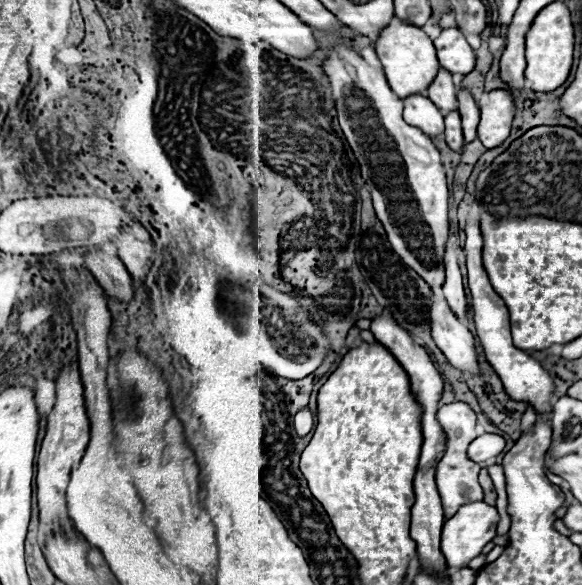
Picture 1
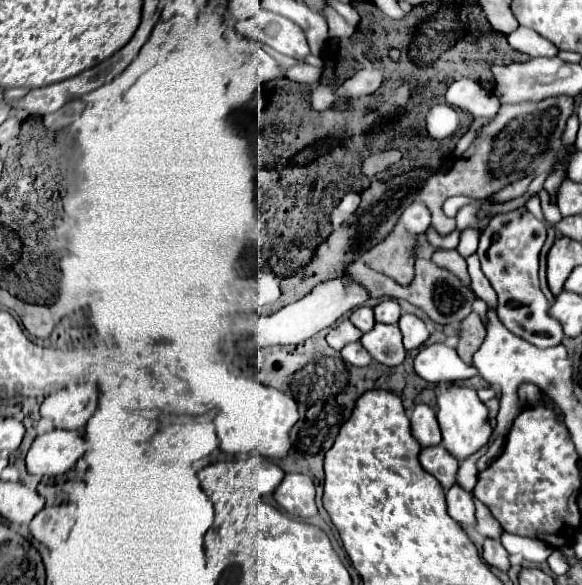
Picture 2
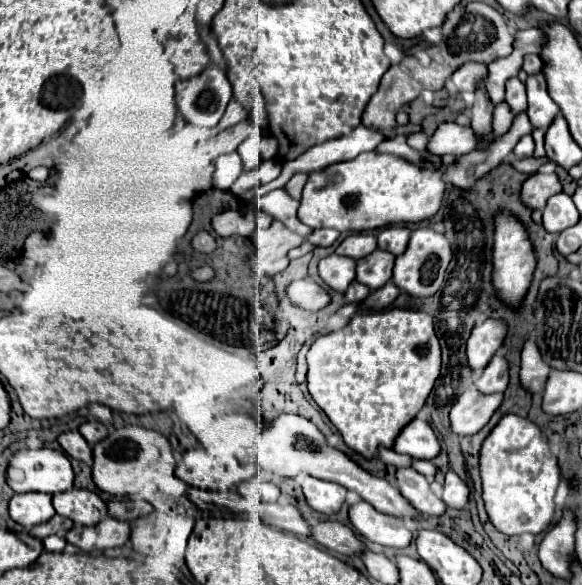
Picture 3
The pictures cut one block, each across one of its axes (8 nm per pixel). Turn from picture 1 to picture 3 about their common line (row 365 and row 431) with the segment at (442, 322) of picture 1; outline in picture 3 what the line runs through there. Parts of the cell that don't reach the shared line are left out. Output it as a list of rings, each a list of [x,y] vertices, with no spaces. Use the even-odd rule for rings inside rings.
[[[474,388],[458,395],[451,407],[450,428],[456,436],[470,436],[488,424],[502,402],[502,394],[480,394]]]

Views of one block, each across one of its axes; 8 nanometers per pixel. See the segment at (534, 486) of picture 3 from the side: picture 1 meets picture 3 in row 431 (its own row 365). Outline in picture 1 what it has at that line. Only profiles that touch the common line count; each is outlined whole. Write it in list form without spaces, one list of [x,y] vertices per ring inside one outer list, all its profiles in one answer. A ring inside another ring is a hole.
[[[478,224],[466,226],[466,250],[468,250],[466,256],[468,256],[470,306],[472,306],[476,332],[478,332],[478,338],[482,342],[486,360],[502,376],[502,384],[506,384],[506,392],[510,392],[510,396],[514,396],[516,400],[526,400],[528,404],[534,404],[534,408],[540,414],[550,412],[550,400],[552,400],[554,384],[552,384],[548,372],[532,356],[528,356],[524,350],[520,350],[512,344],[508,308],[506,308],[504,300],[492,290],[488,274],[482,266],[482,236],[480,236],[480,226]]]

